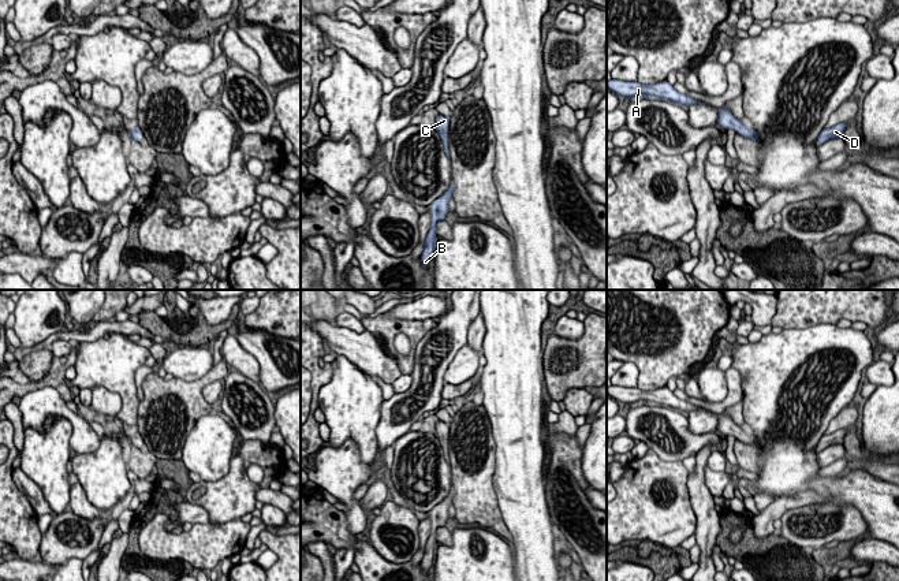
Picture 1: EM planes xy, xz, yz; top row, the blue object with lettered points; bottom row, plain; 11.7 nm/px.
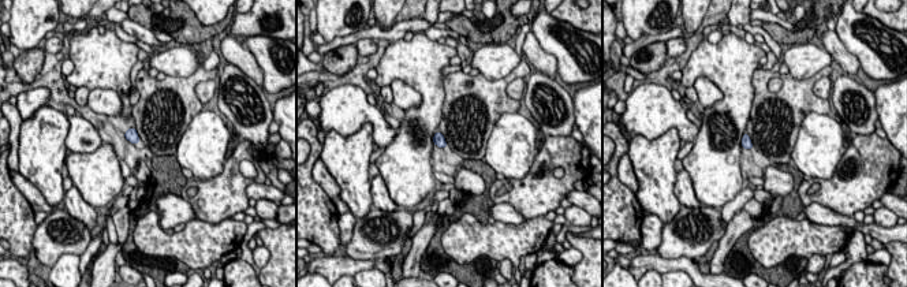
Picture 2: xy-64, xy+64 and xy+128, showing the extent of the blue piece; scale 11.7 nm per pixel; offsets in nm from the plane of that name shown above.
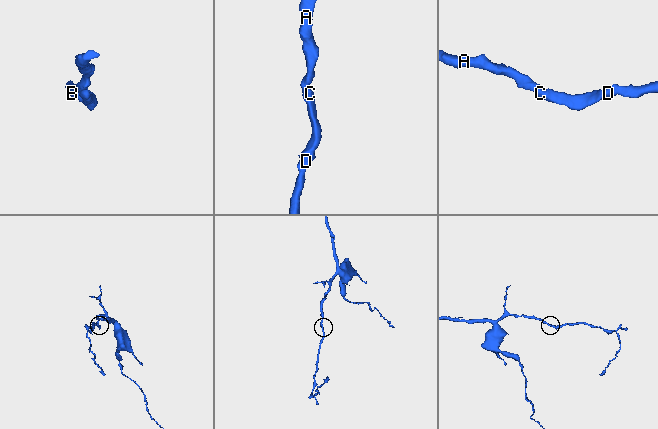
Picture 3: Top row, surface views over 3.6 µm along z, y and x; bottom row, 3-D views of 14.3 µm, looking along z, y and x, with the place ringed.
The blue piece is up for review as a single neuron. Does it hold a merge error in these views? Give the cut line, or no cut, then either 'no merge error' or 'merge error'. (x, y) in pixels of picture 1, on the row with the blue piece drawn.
cut none; no merge error

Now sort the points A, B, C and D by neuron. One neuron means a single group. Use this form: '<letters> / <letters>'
A B C D

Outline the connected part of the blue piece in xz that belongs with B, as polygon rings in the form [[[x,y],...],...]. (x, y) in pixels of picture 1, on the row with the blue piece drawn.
[[[452,179],[450,187],[447,191],[434,200],[429,208],[430,208],[430,215],[432,215],[432,226],[430,230],[428,231],[428,235],[424,242],[424,252],[421,254],[421,262],[425,268],[429,267],[429,262],[432,260],[433,250],[436,247],[437,237],[436,237],[436,224],[440,220],[445,220],[447,213],[450,212],[448,209],[448,202],[452,198],[452,191],[455,189],[455,182]]]

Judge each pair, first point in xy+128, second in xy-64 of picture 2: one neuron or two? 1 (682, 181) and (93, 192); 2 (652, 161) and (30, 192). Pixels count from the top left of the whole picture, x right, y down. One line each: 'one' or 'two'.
1: two
2: two

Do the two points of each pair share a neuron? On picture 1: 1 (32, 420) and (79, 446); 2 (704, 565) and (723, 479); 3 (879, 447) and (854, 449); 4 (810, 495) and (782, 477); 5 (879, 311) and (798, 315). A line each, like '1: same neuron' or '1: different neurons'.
1: same neuron
2: different neurons
3: different neurons
4: different neurons
5: same neuron

